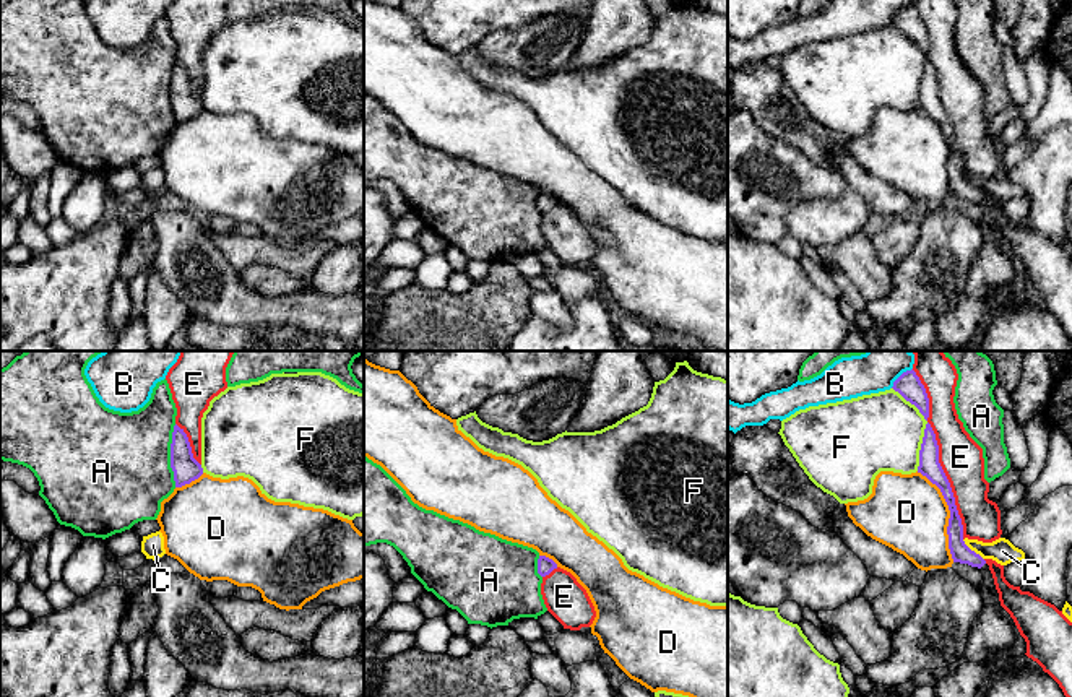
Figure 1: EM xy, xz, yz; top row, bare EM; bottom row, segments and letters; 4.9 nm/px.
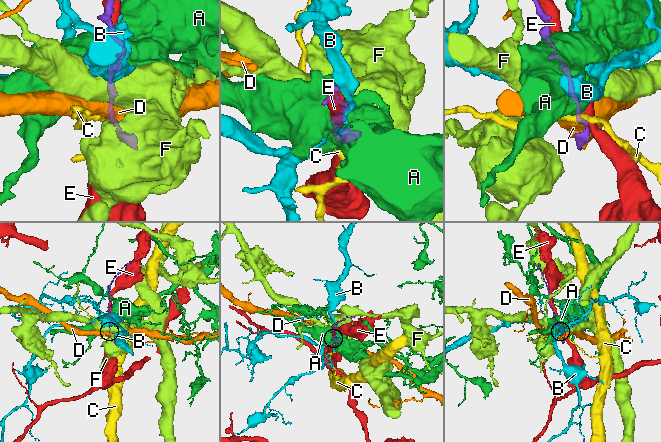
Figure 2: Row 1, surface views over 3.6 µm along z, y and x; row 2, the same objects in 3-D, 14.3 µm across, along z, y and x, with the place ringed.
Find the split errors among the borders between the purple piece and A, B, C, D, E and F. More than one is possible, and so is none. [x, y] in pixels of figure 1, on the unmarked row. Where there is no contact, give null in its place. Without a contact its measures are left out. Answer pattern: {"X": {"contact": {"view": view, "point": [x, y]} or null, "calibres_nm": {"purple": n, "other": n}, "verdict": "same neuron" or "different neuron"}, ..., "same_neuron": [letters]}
{"A": {"contact": {"view": "xy", "point": [171, 91]}, "calibres_nm": {"purple": 130, "other": 480}, "verdict": "different neuron"}, "B": {"contact": {"view": "yz", "point": [900, 12]}, "calibres_nm": {"purple": 120, "other": 180}, "verdict": "different neuron"}, "C": {"contact": {"view": "yz", "point": [973, 187]}, "calibres_nm": {"purple": 100, "other": 120}, "verdict": "different neuron"}, "D": {"contact": {"view": "yz", "point": [950, 150]}, "calibres_nm": {"purple": 100, "other": 380}, "verdict": "different neuron"}, "E": {"contact": {"view": "yz", "point": [938, 90]}, "calibres_nm": {"purple": 110, "other": 220}, "verdict": "different neuron"}, "F": {"contact": {"view": "yz", "point": [926, 64]}, "calibres_nm": {"purple": 110, "other": 380}, "verdict": "different neuron"}, "same_neuron": []}

